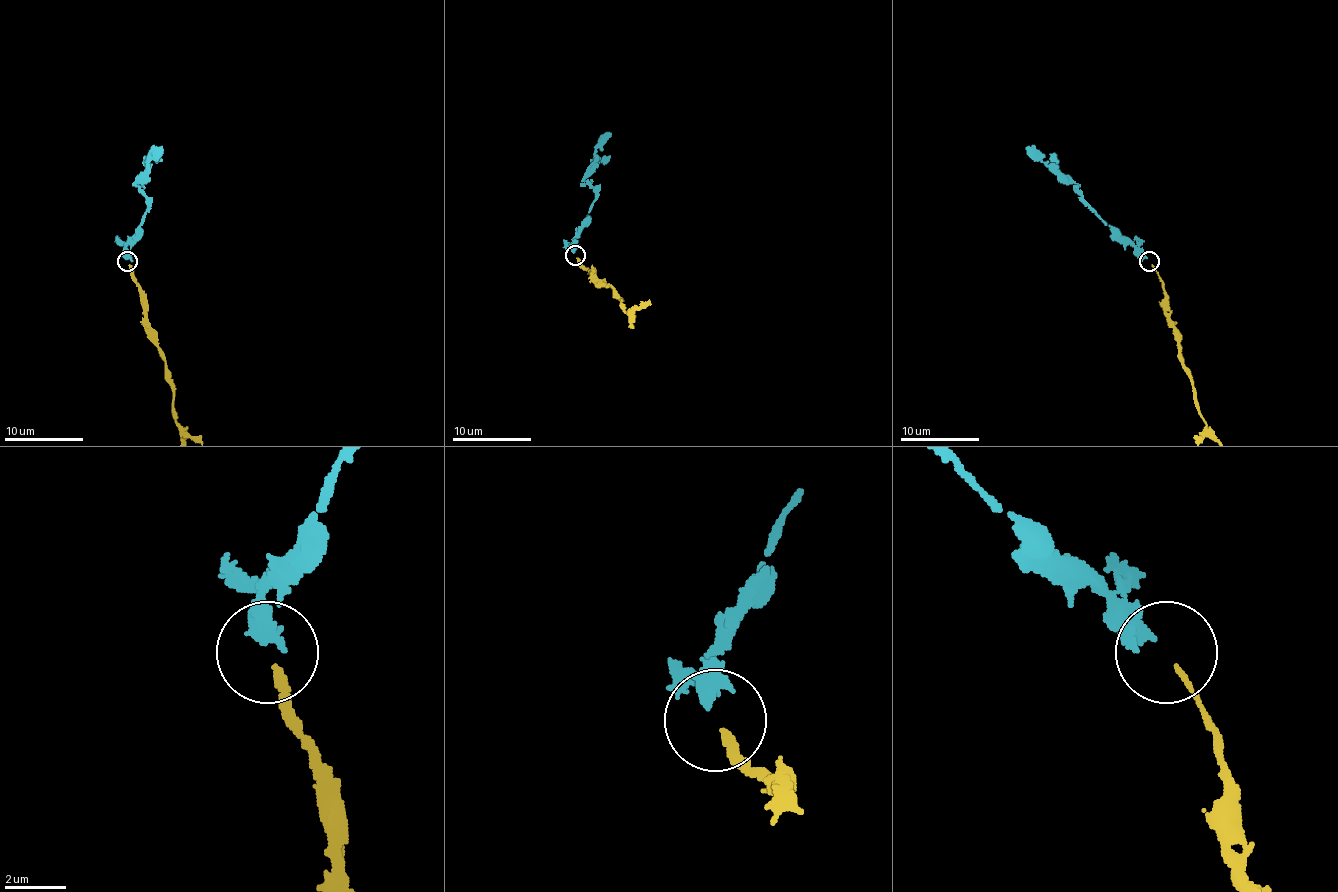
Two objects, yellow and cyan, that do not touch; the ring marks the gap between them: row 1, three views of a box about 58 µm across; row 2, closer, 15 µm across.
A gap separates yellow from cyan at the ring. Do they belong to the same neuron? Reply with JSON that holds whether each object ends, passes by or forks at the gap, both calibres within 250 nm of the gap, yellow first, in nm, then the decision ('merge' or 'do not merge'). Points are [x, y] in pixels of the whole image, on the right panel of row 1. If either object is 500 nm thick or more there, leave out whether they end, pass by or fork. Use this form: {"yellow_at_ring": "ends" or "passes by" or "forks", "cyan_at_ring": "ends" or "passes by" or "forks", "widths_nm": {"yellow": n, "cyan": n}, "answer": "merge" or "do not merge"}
{"yellow_at_ring": "ends", "cyan_at_ring": "ends", "widths_nm": {"yellow": 200, "cyan": 420}, "answer": "merge"}

